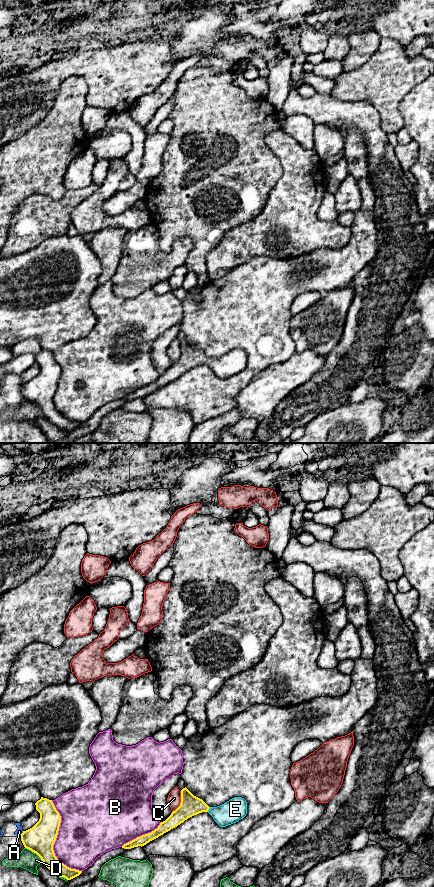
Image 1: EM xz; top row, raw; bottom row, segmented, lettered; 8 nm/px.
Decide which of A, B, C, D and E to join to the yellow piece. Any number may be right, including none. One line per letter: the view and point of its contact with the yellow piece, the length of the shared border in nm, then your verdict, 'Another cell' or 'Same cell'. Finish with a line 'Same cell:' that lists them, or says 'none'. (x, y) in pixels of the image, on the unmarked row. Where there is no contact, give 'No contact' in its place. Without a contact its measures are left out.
A: Touches yellow at xz (22, 385). Shared border 40 nm. Another cell
B: Touches yellow at xz (55, 392). Shared border 600 nm. Another cell
C: Touches yellow at xz (181, 354). Shared border 190 nm. Another cell
D: Touches yellow at xz (35, 404). Shared border 200 nm. Another cell
E: Touches yellow at xz (208, 361). Shared border 50 nm. Same cell
Same cell: E

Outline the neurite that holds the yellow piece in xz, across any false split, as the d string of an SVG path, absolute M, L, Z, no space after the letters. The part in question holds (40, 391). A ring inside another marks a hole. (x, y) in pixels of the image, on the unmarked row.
M41 349L35 357L40 365L40 371L32 380L21 386L24 399L36 405L46 419L56 427L67 432L79 428L82 423L67 419L55 408L53 397L58 387L61 368L52 352Z

